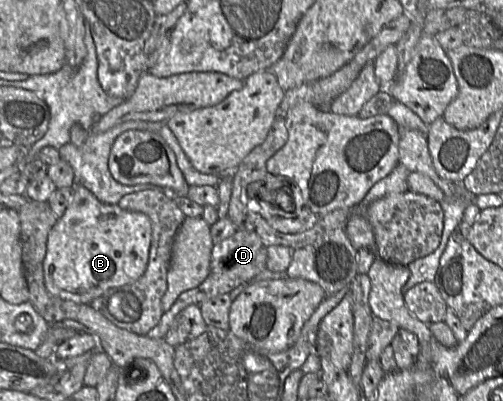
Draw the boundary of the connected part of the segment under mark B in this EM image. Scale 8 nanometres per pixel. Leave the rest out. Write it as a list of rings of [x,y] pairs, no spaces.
[[[81,184],[71,188],[69,205],[48,235],[44,281],[50,294],[89,304],[107,290],[134,282],[145,272],[152,227],[150,218],[142,212],[103,203]]]

